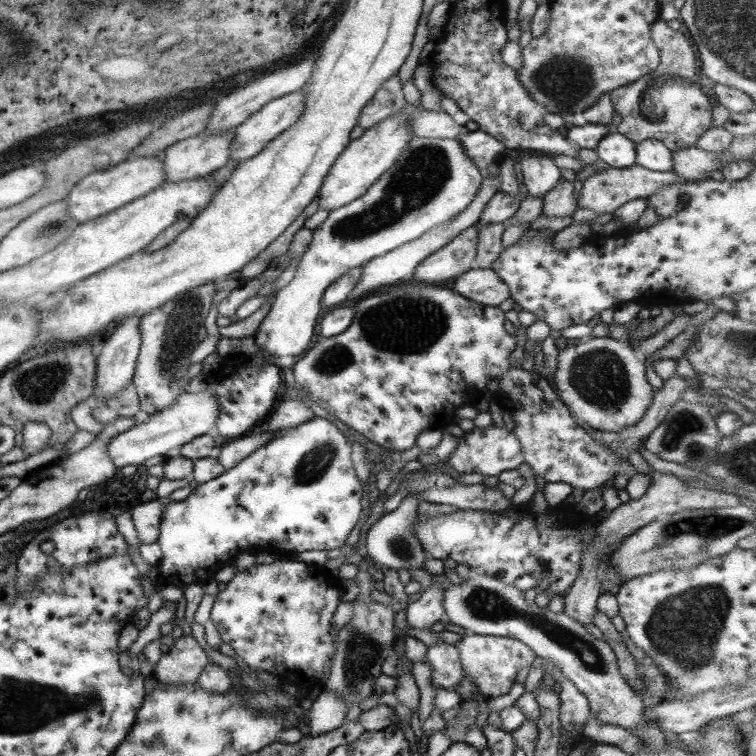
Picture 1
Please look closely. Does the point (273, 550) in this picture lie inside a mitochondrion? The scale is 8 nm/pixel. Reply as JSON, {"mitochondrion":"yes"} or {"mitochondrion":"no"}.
{"mitochondrion":"no"}

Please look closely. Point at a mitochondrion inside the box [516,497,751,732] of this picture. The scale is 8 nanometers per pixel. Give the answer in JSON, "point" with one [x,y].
{"point":[685,628]}

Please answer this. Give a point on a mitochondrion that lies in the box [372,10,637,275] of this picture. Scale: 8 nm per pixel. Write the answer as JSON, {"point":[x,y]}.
{"point":[564,80]}

